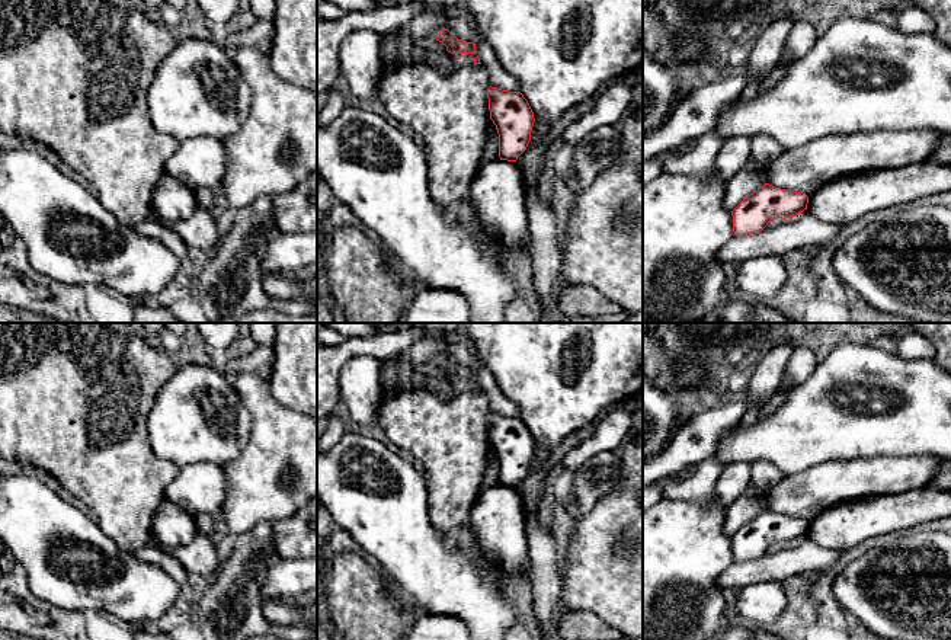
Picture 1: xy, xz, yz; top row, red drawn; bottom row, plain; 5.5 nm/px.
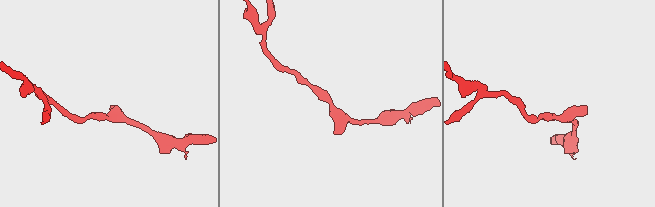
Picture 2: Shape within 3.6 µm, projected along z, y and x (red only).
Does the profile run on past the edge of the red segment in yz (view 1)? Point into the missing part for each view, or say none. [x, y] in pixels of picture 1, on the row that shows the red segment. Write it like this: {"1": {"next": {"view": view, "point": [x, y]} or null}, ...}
{"1": {"next": null}}

